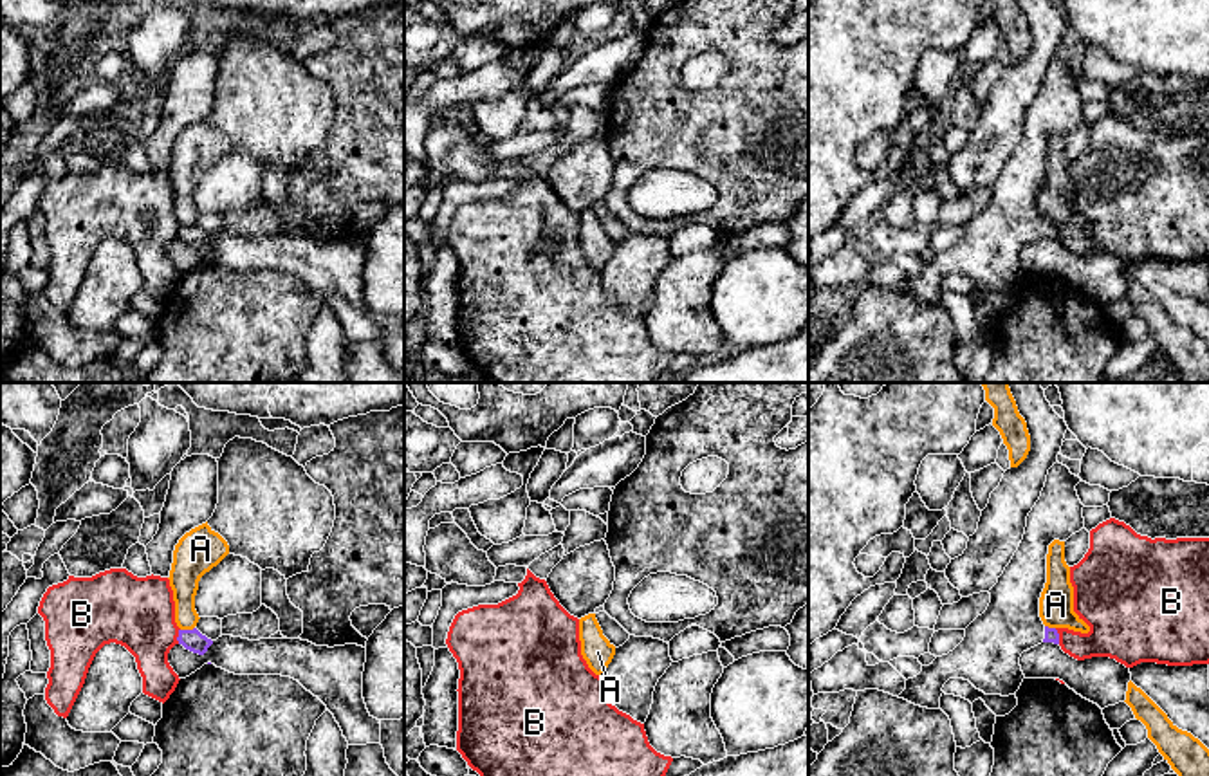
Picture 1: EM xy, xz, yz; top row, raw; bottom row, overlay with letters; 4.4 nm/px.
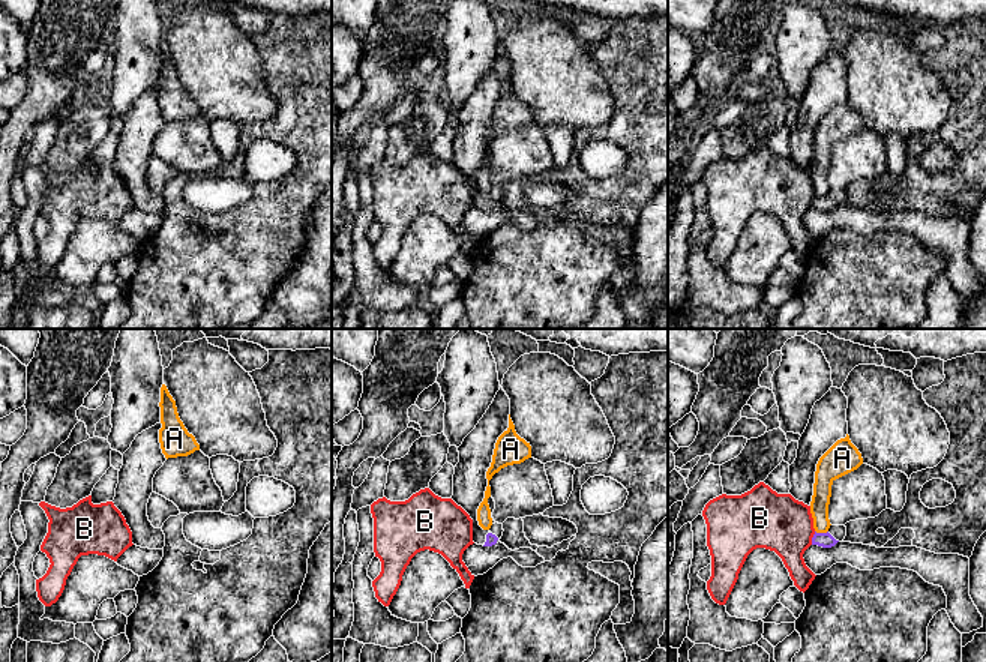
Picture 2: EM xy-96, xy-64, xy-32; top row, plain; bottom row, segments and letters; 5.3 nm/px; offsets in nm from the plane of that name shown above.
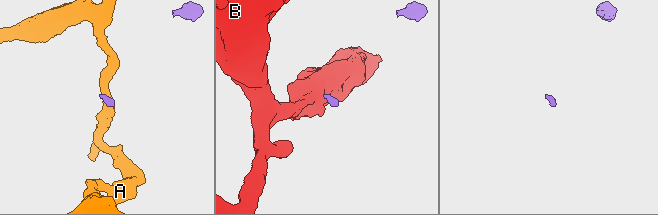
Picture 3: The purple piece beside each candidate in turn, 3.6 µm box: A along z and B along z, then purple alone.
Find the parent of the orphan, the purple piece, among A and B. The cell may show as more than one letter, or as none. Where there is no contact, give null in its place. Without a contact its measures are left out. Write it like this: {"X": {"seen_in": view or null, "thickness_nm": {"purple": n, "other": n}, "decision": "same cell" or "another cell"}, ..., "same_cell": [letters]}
{"A": {"seen_in": "xy", "thickness_nm": {"purple": 100, "other": 140}, "decision": "another cell"}, "B": {"seen_in": "yz", "thickness_nm": {"purple": 60, "other": 240}, "decision": "another cell"}, "same_cell": []}

